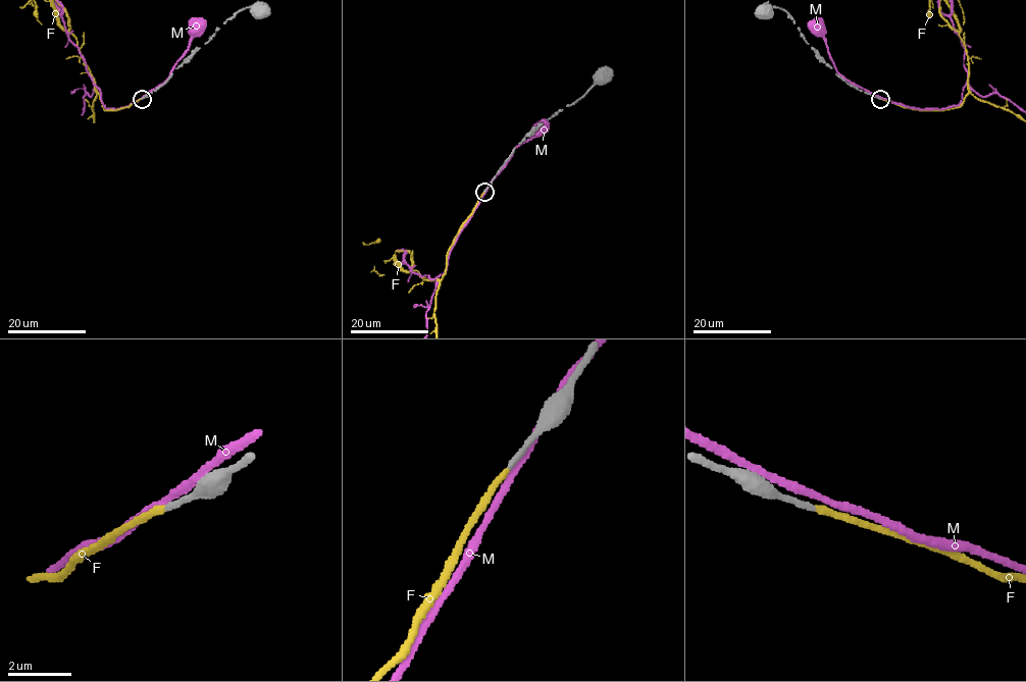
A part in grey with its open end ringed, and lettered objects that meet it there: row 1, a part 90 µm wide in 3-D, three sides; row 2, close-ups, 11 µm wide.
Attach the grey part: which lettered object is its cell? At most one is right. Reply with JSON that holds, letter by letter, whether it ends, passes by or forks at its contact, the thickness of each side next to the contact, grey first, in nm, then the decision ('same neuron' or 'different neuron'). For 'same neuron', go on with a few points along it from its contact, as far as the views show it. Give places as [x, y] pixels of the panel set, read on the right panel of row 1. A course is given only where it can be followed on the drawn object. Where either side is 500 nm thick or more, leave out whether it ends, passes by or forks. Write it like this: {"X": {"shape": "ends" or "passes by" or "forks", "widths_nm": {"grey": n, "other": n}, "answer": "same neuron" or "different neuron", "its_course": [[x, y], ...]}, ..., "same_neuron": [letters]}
{"F": {"shape": "ends", "widths_nm": {"grey": 170, "other": 180}, "answer": "same neuron"}, "M": {"shape": "passes by", "widths_nm": {"grey": 180, "other": 220}, "answer": "different neuron"}, "same_neuron": ["F"]}

